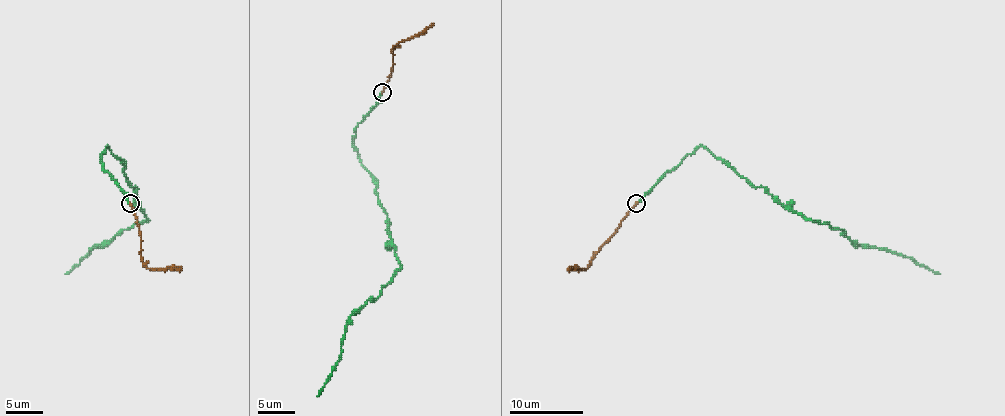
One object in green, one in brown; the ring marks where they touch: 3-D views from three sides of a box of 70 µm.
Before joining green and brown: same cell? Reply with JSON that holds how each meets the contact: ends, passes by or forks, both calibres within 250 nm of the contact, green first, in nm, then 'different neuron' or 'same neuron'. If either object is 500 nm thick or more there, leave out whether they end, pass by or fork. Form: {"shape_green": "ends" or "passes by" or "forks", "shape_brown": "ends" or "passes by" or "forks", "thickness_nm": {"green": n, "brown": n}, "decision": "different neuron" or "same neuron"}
{"shape_green": "ends", "shape_brown": "ends", "thickness_nm": {"green": 180, "brown": 170}, "decision": "same neuron"}

